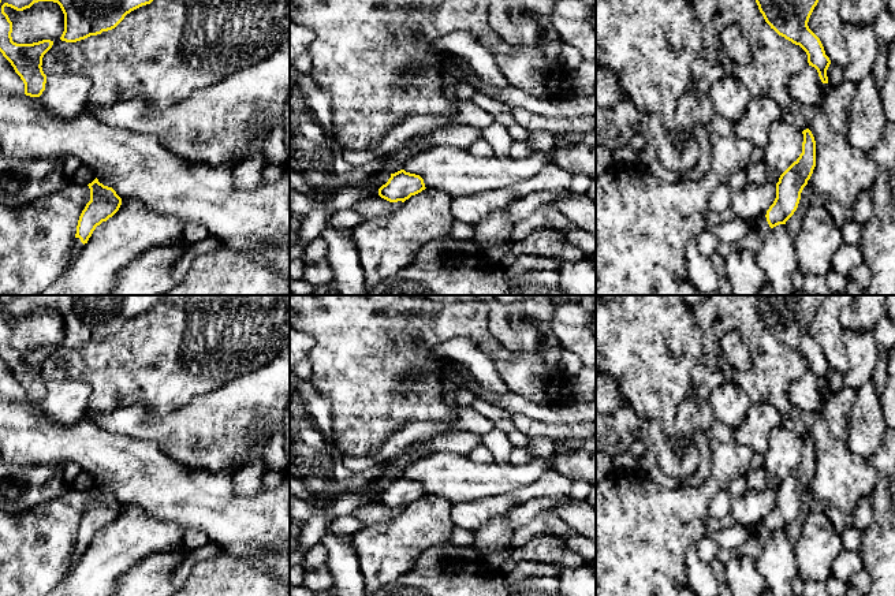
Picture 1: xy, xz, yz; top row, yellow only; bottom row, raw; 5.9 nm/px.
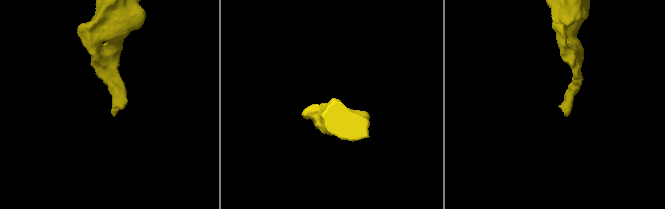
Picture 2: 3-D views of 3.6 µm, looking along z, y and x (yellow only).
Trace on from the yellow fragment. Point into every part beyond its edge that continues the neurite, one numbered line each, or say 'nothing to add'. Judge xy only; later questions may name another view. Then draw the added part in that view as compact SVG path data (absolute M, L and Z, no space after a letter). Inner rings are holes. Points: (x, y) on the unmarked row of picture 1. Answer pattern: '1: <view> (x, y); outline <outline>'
1: xy (77, 552); outline M74 544L71 563L70 563L67 574L79 563L81 556L82 556L83 552L85 551L81 548L79 544Z

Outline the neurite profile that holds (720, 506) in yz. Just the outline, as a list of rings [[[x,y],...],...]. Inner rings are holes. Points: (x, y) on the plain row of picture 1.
[[[726,489],[720,491],[709,503],[705,514],[705,524],[709,518],[721,518],[728,521],[732,502],[734,496],[730,492]]]

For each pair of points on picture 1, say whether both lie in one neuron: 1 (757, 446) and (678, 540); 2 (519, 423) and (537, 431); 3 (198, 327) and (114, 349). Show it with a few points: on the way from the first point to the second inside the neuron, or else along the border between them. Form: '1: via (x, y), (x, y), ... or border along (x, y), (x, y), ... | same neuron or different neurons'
1: border along (734, 429), (734, 438), (754, 451) | different neurons
2: via (524, 424), (533, 428) | same neuron
3: via (178, 347), (134, 349) | same neuron

